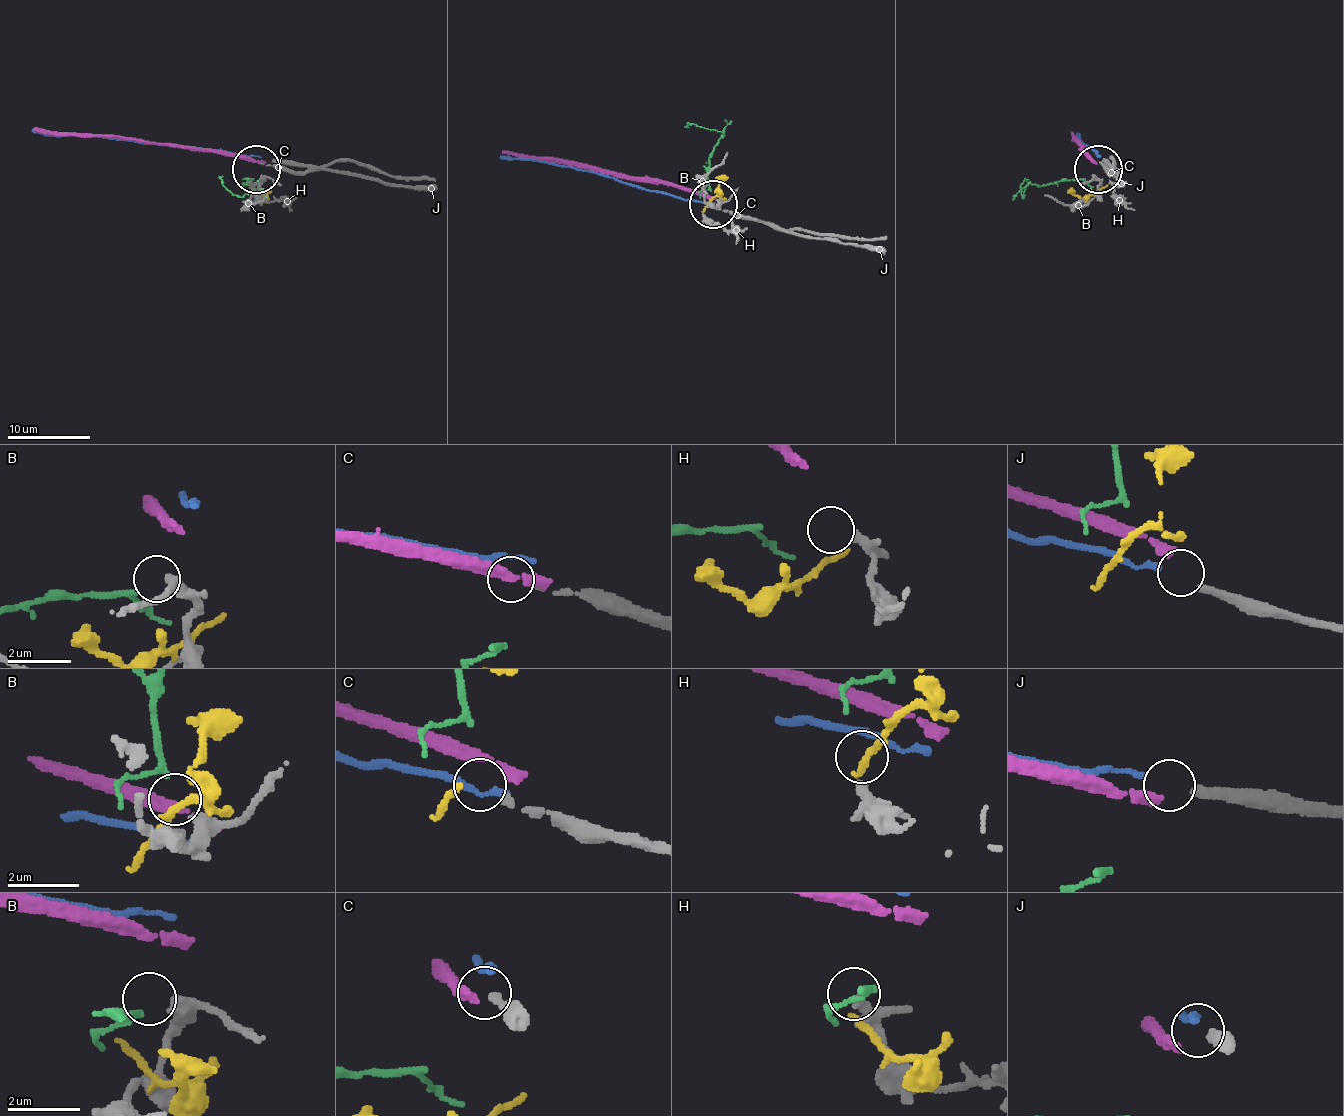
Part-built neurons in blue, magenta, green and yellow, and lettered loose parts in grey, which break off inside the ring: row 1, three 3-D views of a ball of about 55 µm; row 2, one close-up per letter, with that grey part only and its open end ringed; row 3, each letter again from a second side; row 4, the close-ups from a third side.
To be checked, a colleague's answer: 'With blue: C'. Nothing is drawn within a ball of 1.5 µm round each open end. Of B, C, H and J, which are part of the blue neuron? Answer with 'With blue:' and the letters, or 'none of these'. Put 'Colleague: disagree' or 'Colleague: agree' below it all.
With blue: none of these
Colleague: disagree

